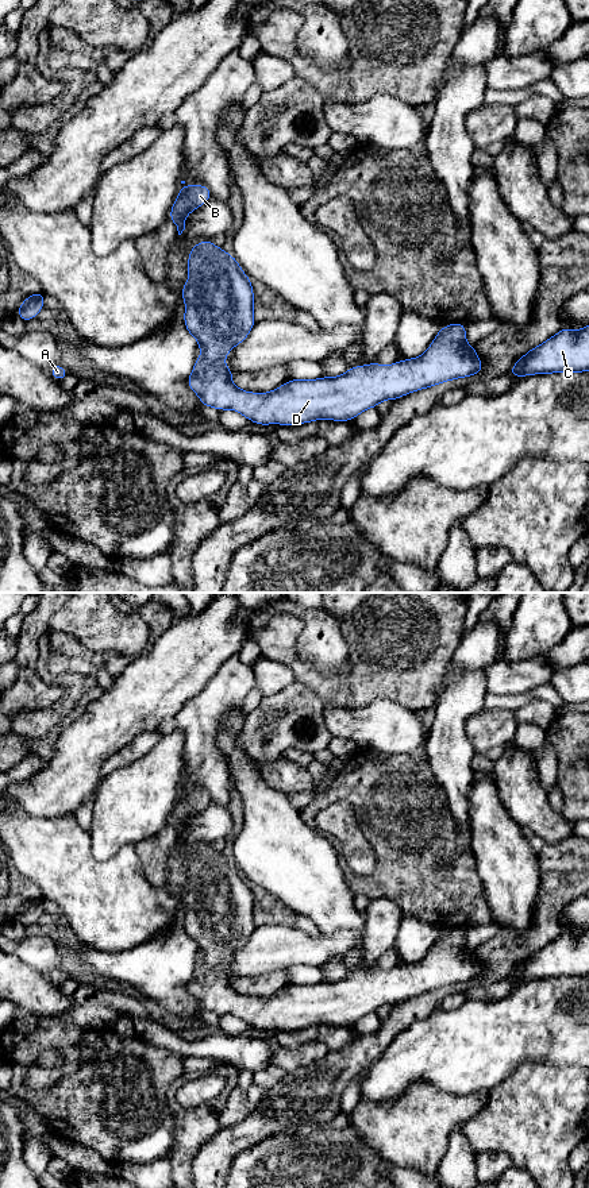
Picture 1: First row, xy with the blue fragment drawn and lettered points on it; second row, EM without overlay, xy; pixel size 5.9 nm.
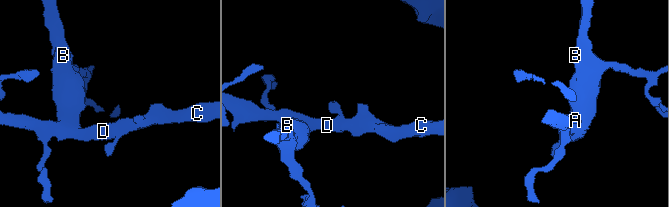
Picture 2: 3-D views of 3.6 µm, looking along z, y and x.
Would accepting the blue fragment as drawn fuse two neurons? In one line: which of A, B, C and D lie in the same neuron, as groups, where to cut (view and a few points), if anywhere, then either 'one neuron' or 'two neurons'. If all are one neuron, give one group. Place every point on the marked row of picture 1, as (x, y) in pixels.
A B C D; no cut; one neuron

